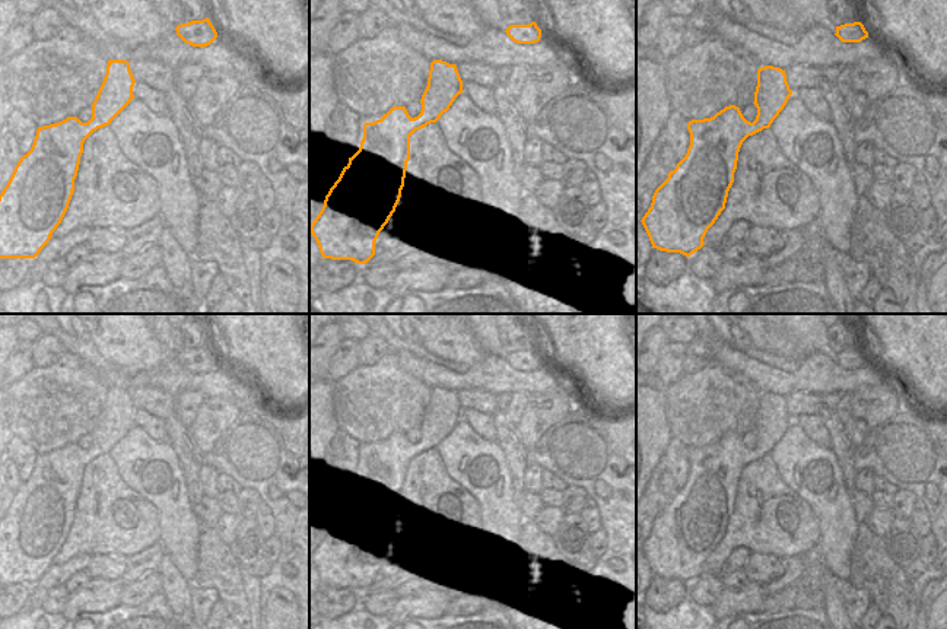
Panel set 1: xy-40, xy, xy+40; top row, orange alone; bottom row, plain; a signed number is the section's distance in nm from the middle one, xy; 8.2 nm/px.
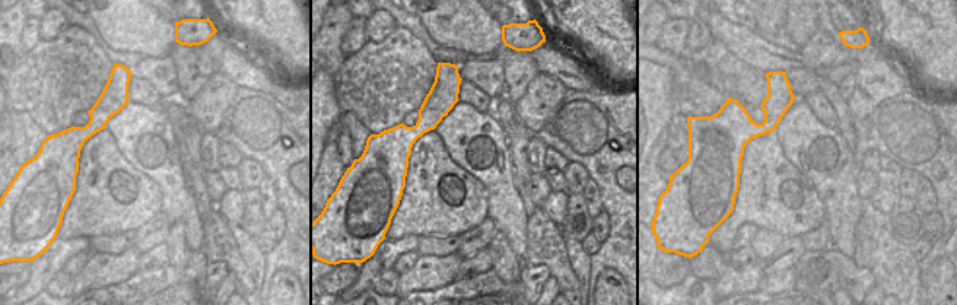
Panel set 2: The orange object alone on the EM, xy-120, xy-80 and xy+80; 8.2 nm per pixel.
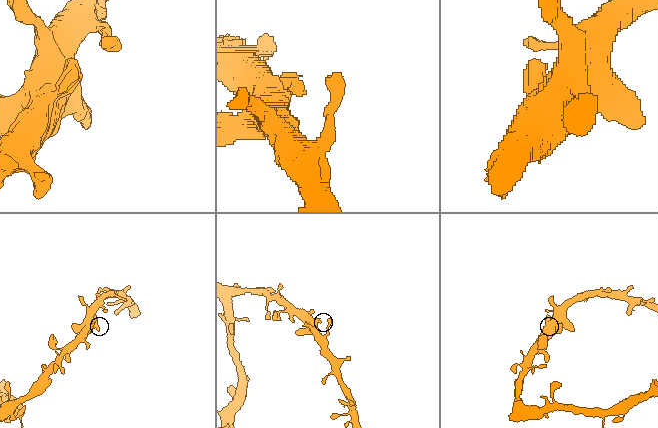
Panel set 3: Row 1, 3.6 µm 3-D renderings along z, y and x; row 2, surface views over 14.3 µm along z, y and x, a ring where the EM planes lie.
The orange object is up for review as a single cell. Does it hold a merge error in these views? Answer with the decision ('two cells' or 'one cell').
one cell

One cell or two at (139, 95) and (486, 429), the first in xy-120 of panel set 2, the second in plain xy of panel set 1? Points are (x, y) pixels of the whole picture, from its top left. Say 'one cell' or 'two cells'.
one cell

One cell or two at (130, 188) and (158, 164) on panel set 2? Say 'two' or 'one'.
two

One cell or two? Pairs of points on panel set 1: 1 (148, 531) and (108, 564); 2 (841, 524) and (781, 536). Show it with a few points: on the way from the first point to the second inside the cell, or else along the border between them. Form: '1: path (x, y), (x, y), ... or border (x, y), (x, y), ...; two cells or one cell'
1: border (91, 555), (123, 555), (126, 558); two cells
2: border (801, 499), (807, 504), (819, 527), (816, 548); two cells

